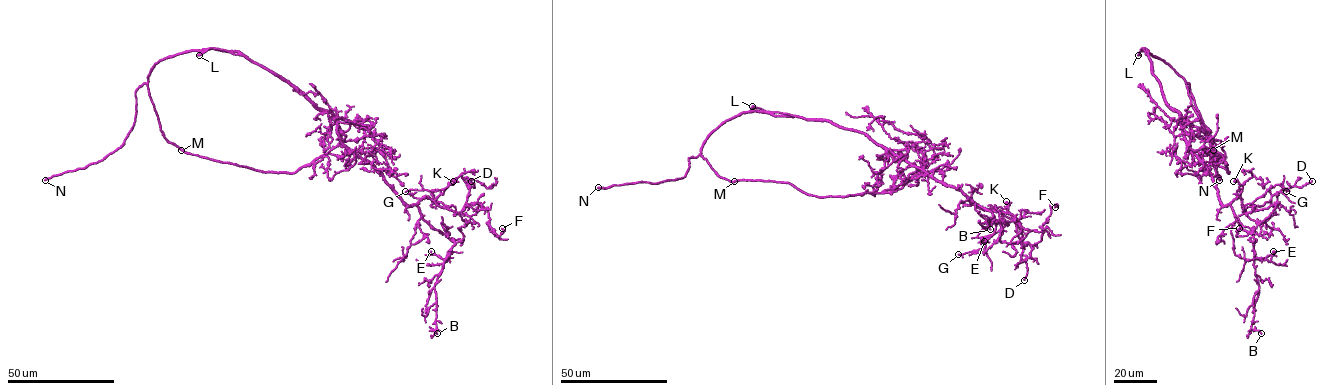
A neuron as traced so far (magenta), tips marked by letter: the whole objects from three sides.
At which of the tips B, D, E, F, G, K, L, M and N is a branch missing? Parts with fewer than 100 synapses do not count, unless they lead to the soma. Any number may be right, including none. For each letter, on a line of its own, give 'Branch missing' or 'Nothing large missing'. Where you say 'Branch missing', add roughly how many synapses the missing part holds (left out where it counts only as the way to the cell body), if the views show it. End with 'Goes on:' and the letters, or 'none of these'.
B: Nothing large missing
D: Nothing large missing
E: Nothing large missing
F: Nothing large missing
G: Nothing large missing
K: Nothing large missing
L: Branch missing
M: Nothing large missing
N: Branch missing. Roughly 250 synapses
Goes on: L, N

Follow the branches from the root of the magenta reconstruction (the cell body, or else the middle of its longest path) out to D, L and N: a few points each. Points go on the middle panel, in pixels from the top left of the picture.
D: (850, 129), (955, 186), (983, 209), (1008, 213), (1019, 221), (1021, 258), (1027, 268), (1024, 280)
L: (850, 129), (827, 121), (765, 111), (752, 106)
N: (850, 129), (827, 121), (743, 111), (723, 121), (708, 137), (701, 152), (688, 159), (683, 177), (598, 187)

